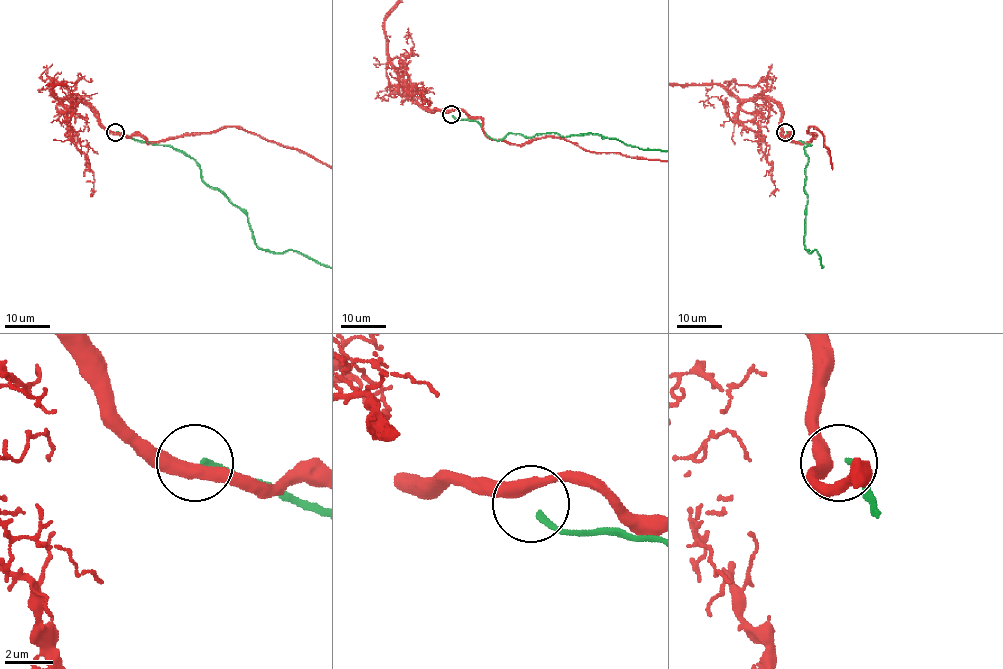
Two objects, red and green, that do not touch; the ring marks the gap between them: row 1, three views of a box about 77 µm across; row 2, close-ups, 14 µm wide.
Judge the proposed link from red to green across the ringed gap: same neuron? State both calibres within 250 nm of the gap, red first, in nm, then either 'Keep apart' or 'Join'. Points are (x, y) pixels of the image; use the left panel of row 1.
Thickness 480 nm (red) against 260 nm. Keep apart

